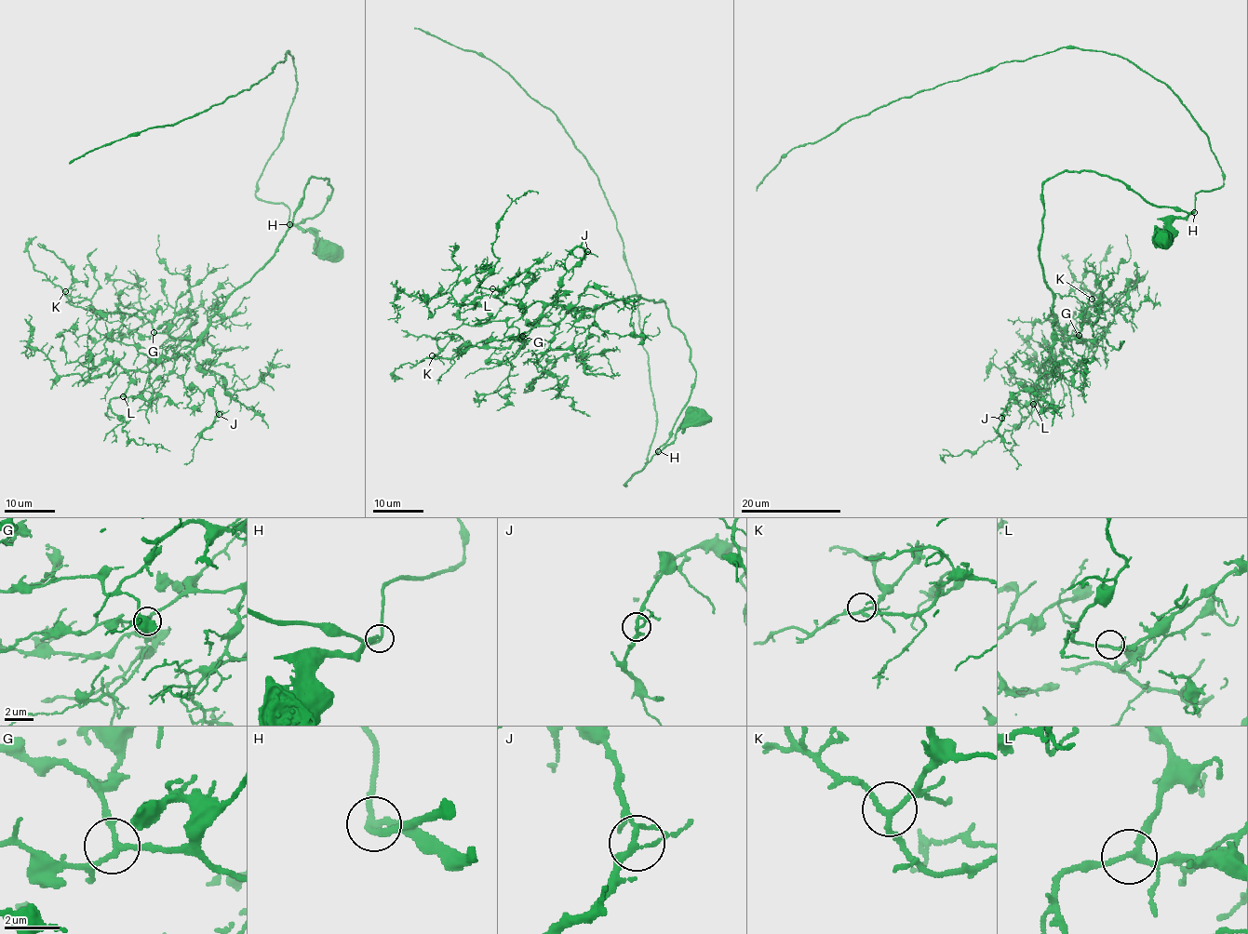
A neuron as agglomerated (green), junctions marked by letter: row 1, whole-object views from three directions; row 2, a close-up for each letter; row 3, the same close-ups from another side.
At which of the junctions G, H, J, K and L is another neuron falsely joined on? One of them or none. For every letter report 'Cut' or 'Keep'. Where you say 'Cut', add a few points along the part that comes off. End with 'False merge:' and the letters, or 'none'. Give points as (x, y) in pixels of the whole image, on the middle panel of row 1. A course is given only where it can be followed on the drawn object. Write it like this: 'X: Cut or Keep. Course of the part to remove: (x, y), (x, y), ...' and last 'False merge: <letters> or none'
G: Keep
H: Keep
J: Keep
K: Keep
L: Keep
False merge: none

